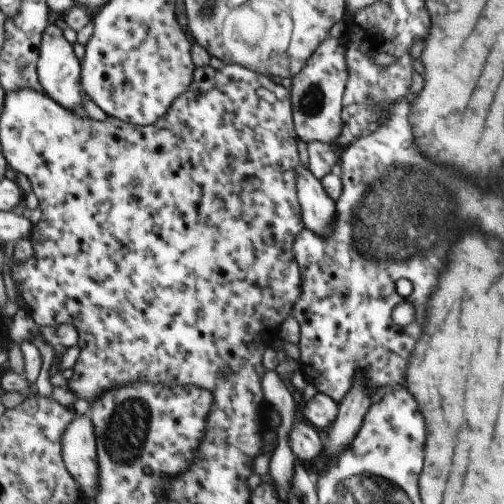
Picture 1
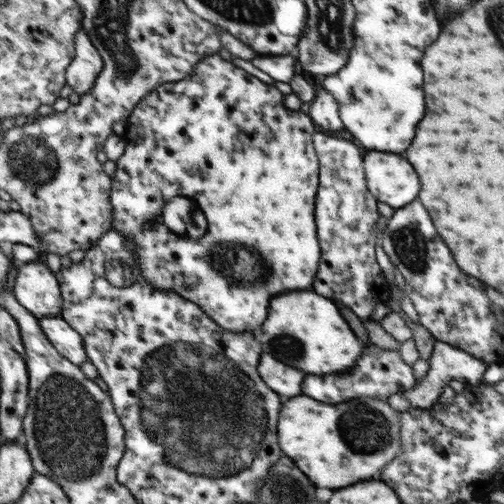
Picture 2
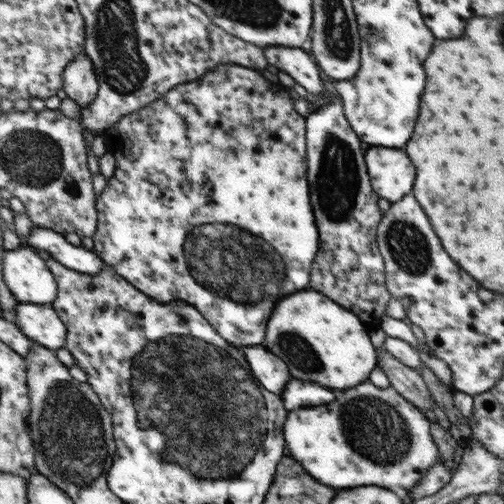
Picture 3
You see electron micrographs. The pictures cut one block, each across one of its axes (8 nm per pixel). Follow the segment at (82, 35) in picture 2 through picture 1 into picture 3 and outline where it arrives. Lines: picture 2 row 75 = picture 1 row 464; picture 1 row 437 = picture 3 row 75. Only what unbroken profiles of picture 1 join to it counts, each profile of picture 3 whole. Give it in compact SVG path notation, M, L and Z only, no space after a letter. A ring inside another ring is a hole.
M81 54L73 62L69 62L63 70L63 92L71 98L81 110L89 108L95 102L99 92L99 82L95 78L91 60Z

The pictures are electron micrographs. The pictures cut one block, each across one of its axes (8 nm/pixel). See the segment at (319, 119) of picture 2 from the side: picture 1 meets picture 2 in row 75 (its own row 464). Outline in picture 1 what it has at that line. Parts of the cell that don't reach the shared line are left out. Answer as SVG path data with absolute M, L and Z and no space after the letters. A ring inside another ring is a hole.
M295 422L287 438L289 438L289 448L295 454L297 462L303 462L305 466L309 466L323 450L323 442L309 424Z

